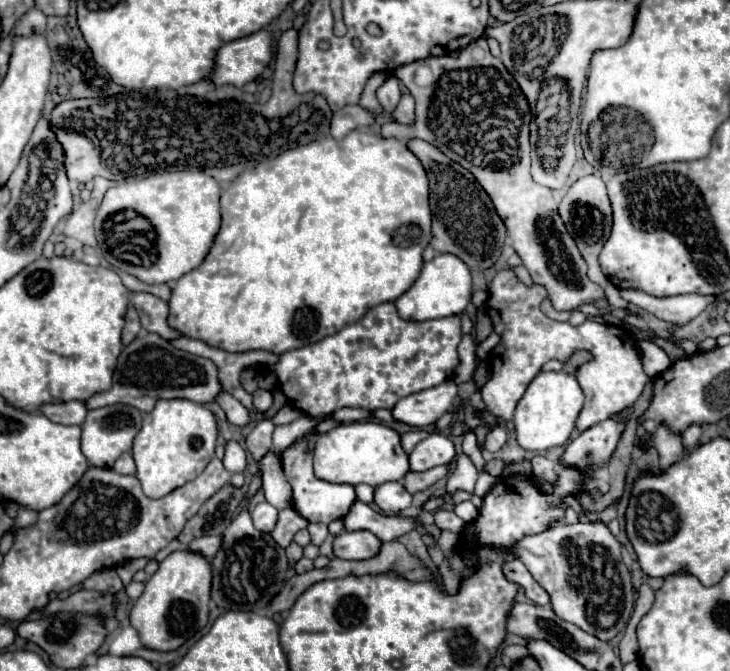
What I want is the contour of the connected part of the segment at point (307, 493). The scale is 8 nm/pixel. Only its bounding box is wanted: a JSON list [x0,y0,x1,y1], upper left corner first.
[281,436,355,524]

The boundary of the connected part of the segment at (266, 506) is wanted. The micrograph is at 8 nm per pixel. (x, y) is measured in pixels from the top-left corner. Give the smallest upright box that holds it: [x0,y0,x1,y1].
[251,502,277,532]

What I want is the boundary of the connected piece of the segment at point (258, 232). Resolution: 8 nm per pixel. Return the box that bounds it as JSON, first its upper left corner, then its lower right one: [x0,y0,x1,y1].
[167,130,432,354]

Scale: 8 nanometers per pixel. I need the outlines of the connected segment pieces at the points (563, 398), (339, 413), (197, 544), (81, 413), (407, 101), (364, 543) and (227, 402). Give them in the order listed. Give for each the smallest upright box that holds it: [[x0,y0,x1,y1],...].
[[515,372,583,450],[325,408,371,422],[189,536,223,560],[41,402,87,426],[393,94,415,124],[333,530,383,560],[217,392,251,426]]

